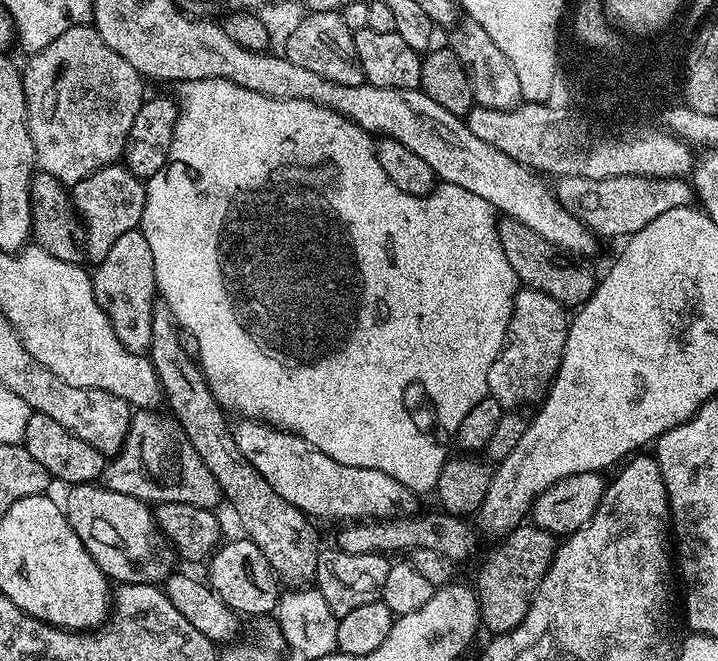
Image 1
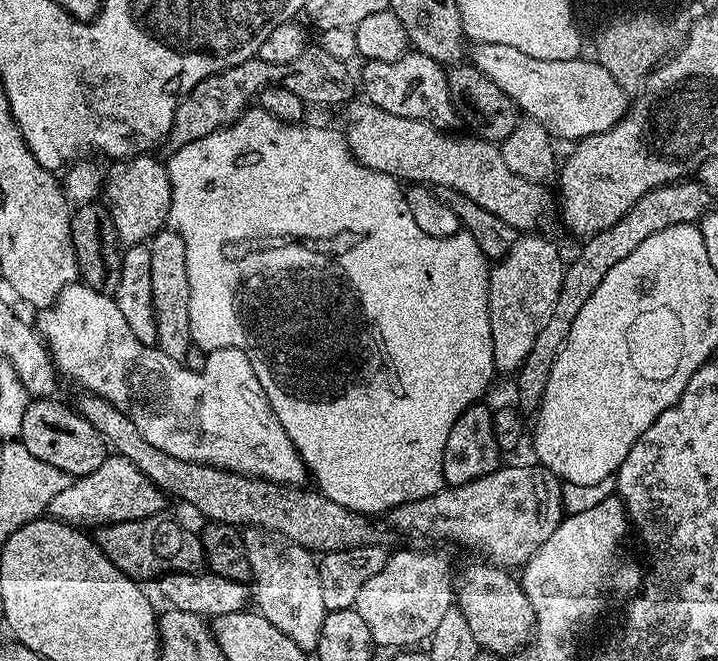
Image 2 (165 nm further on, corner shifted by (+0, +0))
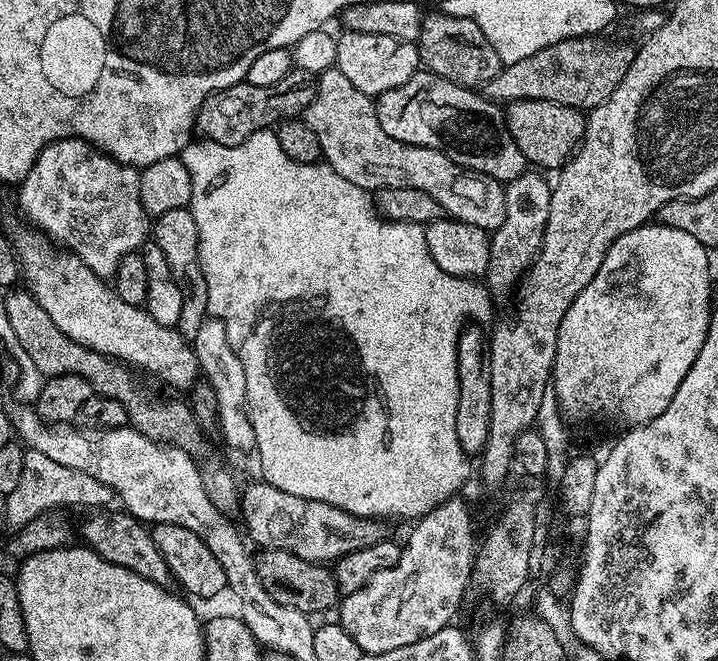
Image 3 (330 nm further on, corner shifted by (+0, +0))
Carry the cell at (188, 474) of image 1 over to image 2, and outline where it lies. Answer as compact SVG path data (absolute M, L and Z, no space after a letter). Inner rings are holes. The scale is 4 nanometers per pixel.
M110 454L104 459L102 466L94 470L94 474L73 479L72 484L66 486L66 490L61 490L50 501L47 515L73 526L103 526L161 515L165 511L164 500L166 501L165 493L152 484L146 474L138 466L134 466L134 462L124 456Z

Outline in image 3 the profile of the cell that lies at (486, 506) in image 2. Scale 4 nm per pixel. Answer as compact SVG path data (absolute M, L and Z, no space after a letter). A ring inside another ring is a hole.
M263 482L245 487L240 492L239 508L240 516L244 519L243 531L257 549L286 550L315 564L327 565L354 550L362 550L362 546L387 540L390 536L380 520L366 520L363 516L355 516L326 502L298 498L298 494L286 494L286 490L278 490Z

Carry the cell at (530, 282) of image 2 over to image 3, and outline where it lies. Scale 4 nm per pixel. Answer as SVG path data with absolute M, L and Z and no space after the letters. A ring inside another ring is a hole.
M525 170L521 176L504 184L506 218L502 218L502 226L498 226L495 232L491 233L488 241L490 258L486 273L486 281L488 280L486 288L493 297L504 296L508 291L511 293L519 285L521 276L532 265L532 259L540 249L546 218L550 214L552 184L544 181L539 175L543 176L539 171Z

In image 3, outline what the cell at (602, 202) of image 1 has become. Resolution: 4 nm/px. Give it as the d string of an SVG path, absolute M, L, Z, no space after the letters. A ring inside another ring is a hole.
M328 68L319 73L317 80L320 81L316 84L316 92L314 88L303 109L302 119L314 134L318 134L323 159L338 170L346 182L354 182L354 186L369 190L411 186L430 194L430 198L442 206L445 217L478 226L489 234L502 226L502 218L506 218L506 194L501 181L458 166L438 150L390 138L390 134L382 130L382 122L378 122L373 97L362 94L362 90L346 79L342 70Z

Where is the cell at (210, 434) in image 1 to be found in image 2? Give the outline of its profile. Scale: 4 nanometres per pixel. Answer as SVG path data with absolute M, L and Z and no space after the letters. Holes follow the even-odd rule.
M161 230L147 241L150 250L150 279L154 289L154 316L158 322L158 338L155 347L161 348L165 354L175 360L184 361L186 350L193 345L190 334L190 278L186 274L186 244L177 232Z

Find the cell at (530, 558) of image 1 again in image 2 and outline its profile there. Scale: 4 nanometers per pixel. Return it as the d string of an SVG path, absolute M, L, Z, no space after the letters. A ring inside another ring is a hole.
M91 394L81 397L78 405L80 416L103 434L111 451L134 462L134 466L138 466L161 492L169 497L177 496L190 507L197 508L205 516L205 521L277 532L316 554L381 543L379 530L368 521L371 519L365 513L338 506L338 502L326 498L318 490L279 484L258 476L244 476L241 472L227 472L225 468L215 468L212 464L195 464L174 458L158 450L158 446L150 446L150 442L142 438L138 426L134 426L134 422L130 422L130 418L106 398Z

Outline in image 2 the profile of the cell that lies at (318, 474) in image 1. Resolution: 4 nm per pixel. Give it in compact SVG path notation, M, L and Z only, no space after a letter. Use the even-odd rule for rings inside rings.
M83 282L67 284L58 294L58 298L52 304L52 307L43 309L37 316L40 317L34 320L35 327L38 329L40 338L44 341L57 369L63 375L65 372L70 379L77 380L84 387L83 391L85 393L106 398L118 410L122 410L122 414L126 414L130 418L130 422L134 422L134 426L138 426L142 438L146 442L150 442L150 446L158 446L158 450L162 450L174 458L182 458L195 464L212 464L215 468L225 468L227 472L241 472L244 476L258 476L265 480L273 480L279 484L300 486L309 479L308 467L305 466L300 452L294 446L292 439L286 434L286 430L282 430L282 422L278 422L278 418L266 398L266 390L262 390L262 382L258 382L258 378L254 374L254 366L250 366L250 358L242 350L219 348L207 353L206 368L201 373L194 373L186 368L181 361L170 358L161 348L138 342L138 338L134 338L133 332L130 331L126 318L122 318L122 310L118 310L115 299L112 296L103 296L98 290L94 290Z

